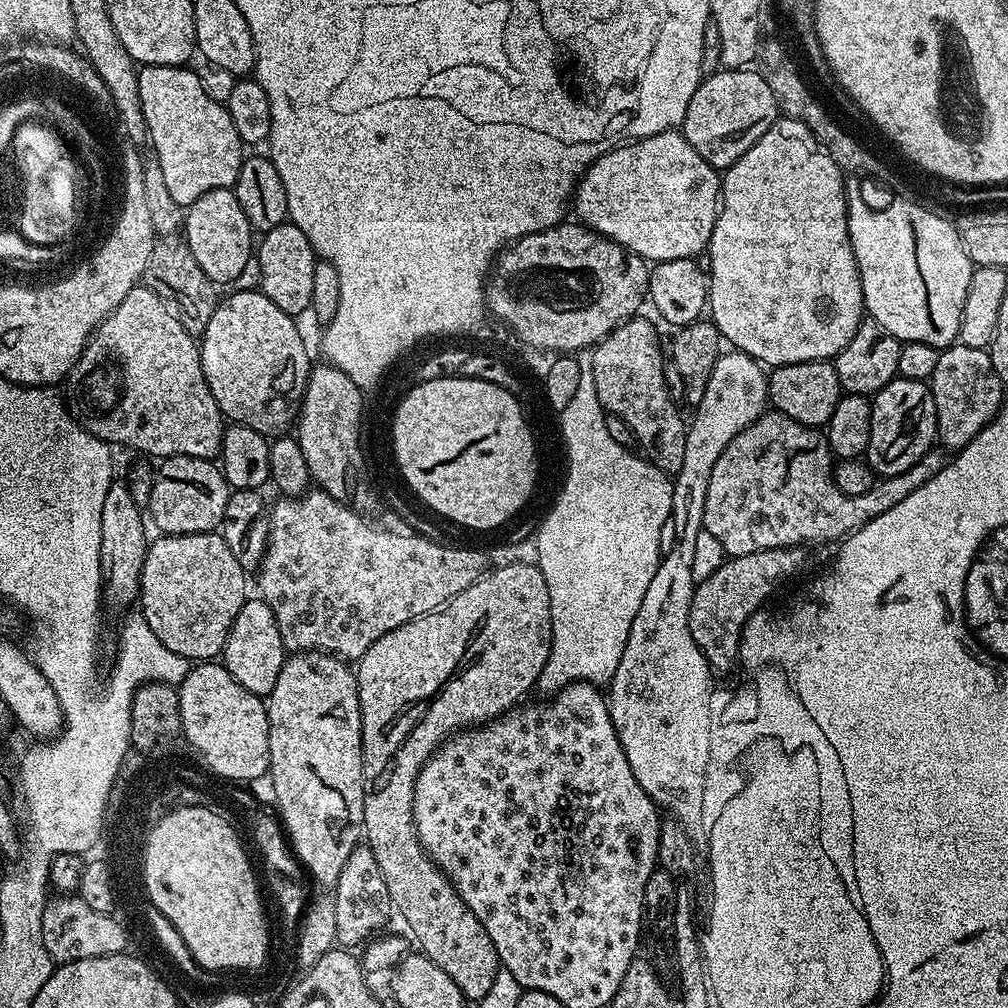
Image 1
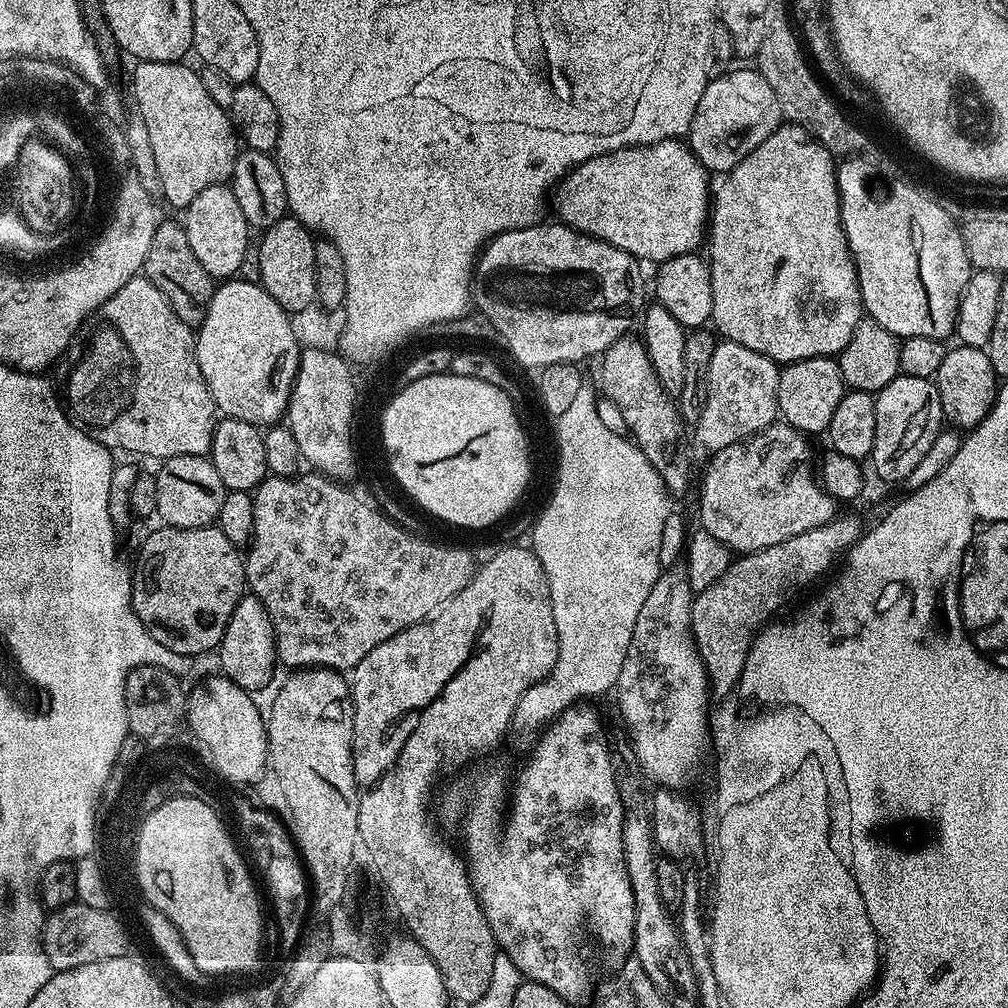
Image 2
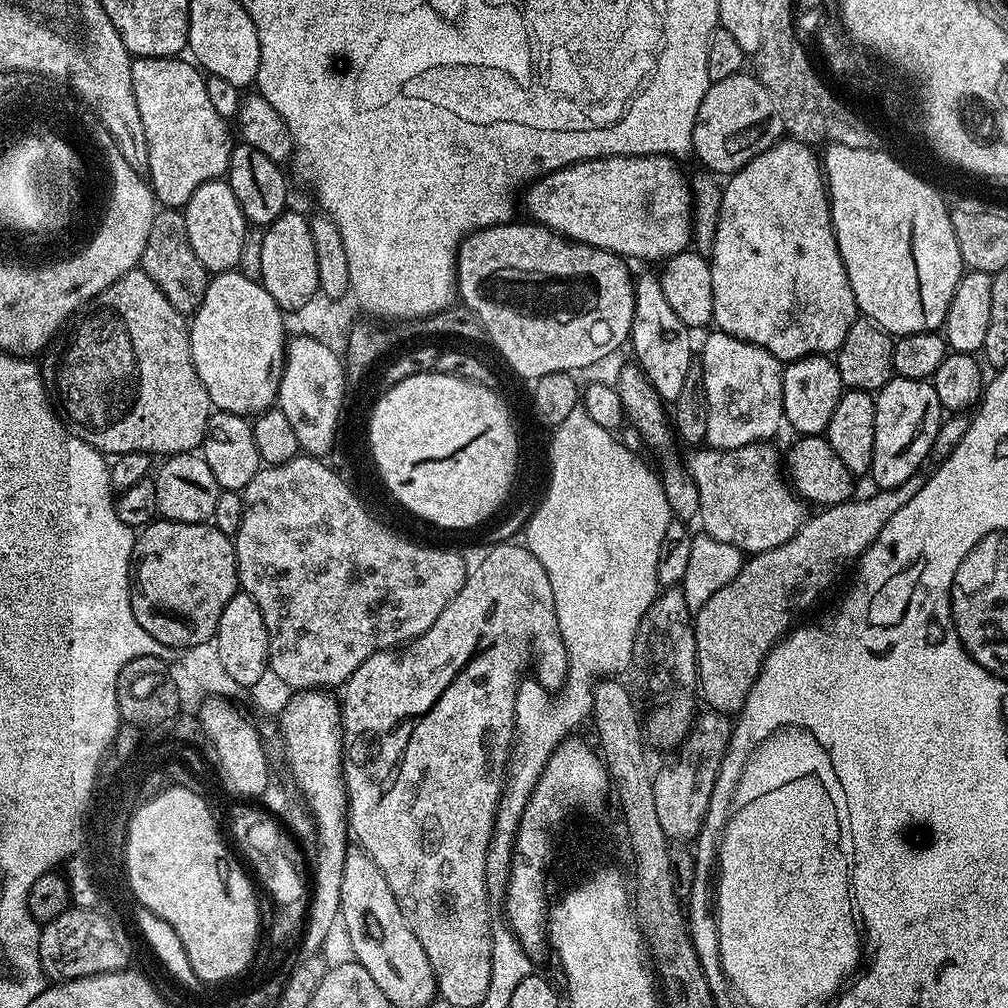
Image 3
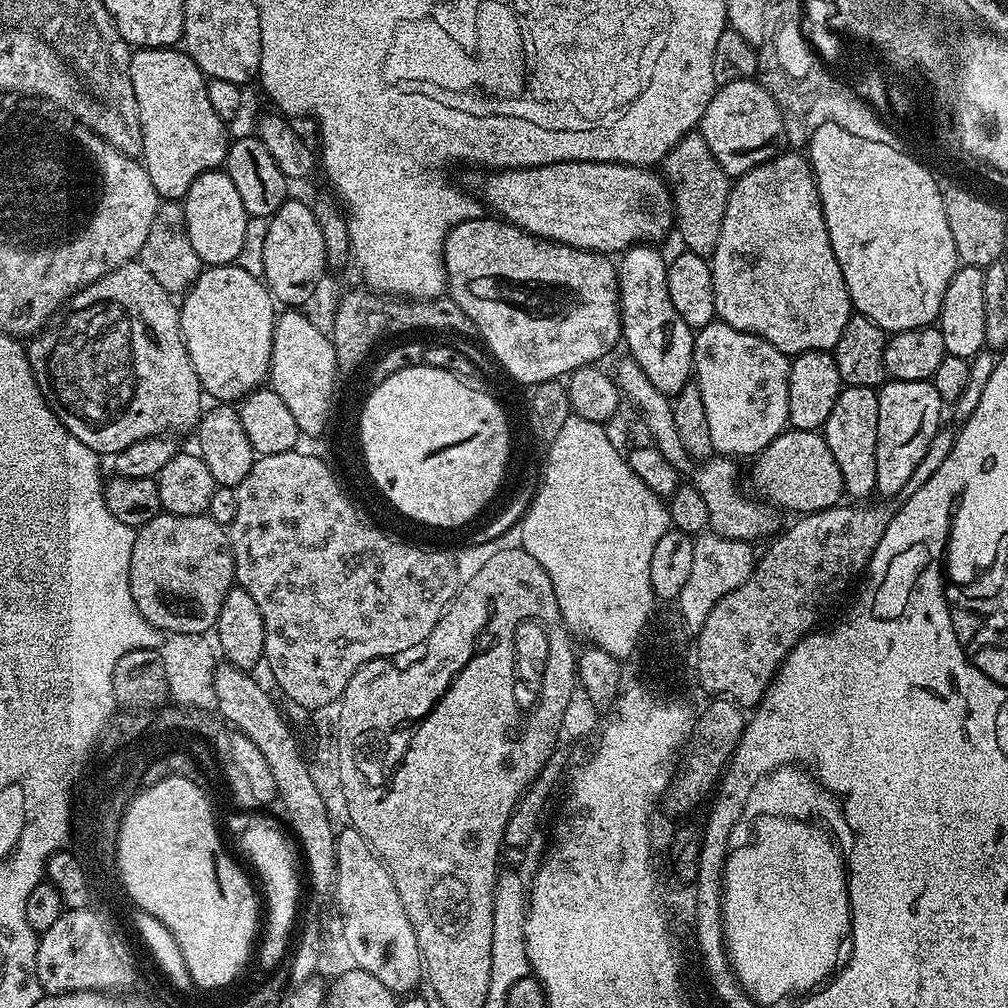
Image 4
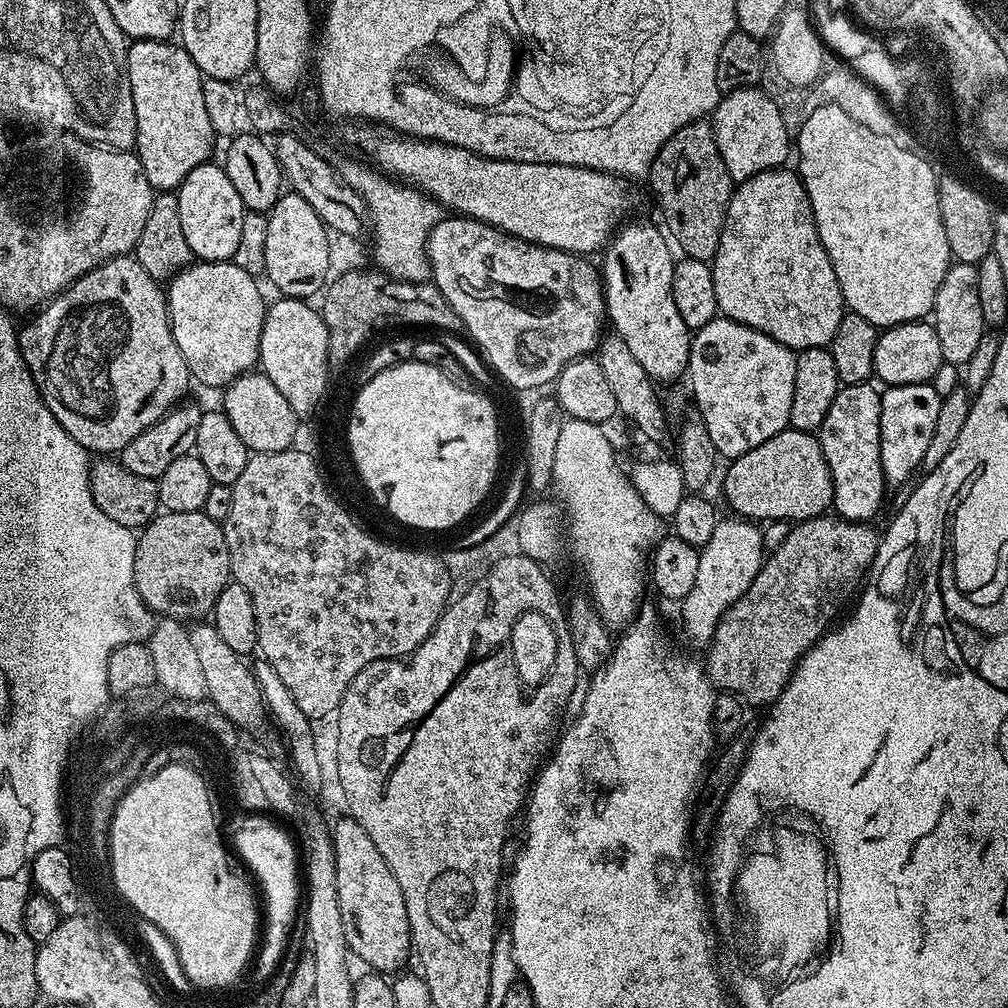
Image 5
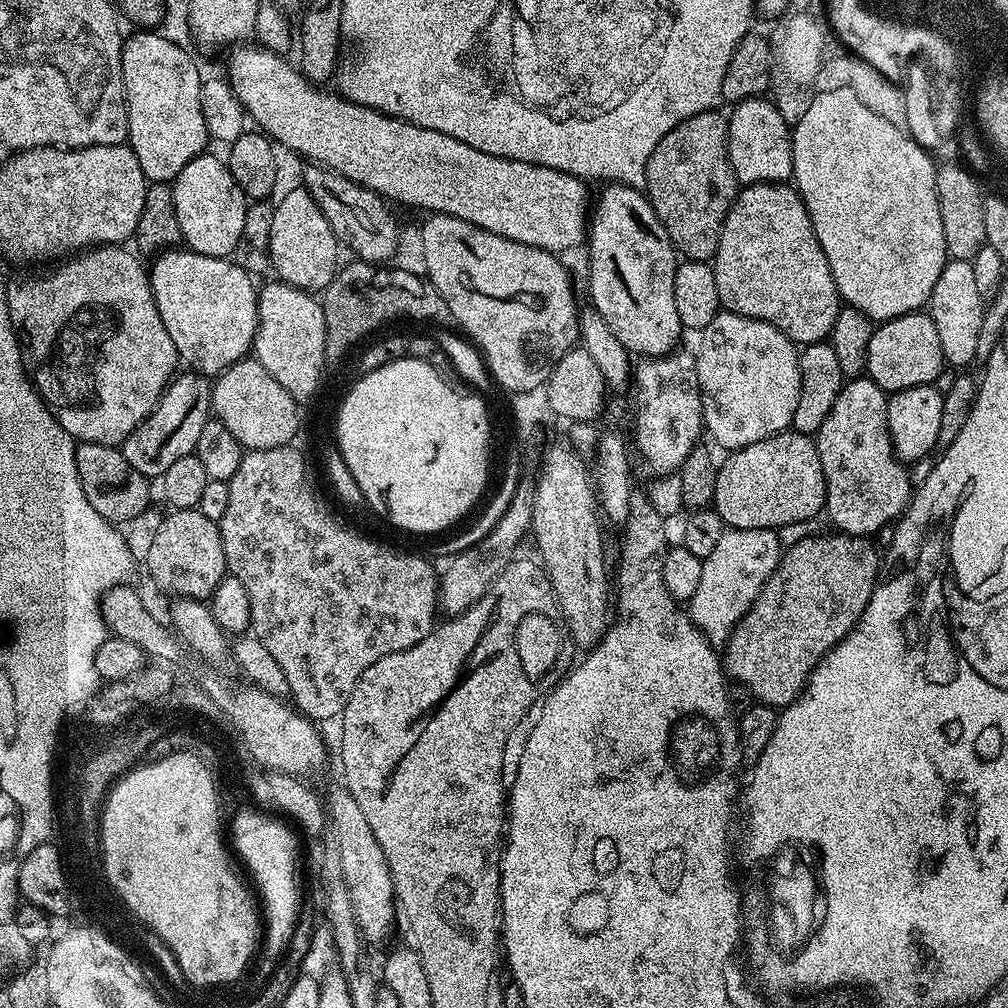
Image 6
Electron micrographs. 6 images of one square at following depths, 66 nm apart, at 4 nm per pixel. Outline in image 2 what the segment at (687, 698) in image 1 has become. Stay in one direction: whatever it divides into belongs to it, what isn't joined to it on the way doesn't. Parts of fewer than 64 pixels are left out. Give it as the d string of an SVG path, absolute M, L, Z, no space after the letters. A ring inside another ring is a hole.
M721 339L716 345L714 354L710 354L707 381L708 393L706 406L700 415L700 421L694 426L696 440L708 451L708 454L721 452L726 446L734 446L739 440L747 440L757 432L763 432L771 424L777 423L780 407L778 406L778 378L780 368L776 361L768 356L758 354L758 350L746 350L738 342ZM665 571L659 582L646 598L646 606L642 606L642 614L638 614L638 622L634 622L634 638L630 638L630 650L626 654L626 662L622 662L622 674L616 679L615 695L620 695L620 716L624 719L624 728L628 731L628 740L632 743L632 752L640 763L640 768L652 780L657 780L657 785L665 789L679 789L679 784L695 770L700 762L700 756L708 734L708 696L710 697L710 681L707 669L704 667L700 652L696 649L696 639L692 633L692 602L694 593L688 585L688 577L683 571Z

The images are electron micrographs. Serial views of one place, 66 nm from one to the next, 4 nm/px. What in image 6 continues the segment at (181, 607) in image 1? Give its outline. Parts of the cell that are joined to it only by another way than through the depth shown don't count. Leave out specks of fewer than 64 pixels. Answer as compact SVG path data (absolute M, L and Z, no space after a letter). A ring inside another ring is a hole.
M196 507L178 508L163 517L146 562L147 575L155 579L164 592L186 600L207 601L228 572L220 526L210 522L210 518L204 517Z

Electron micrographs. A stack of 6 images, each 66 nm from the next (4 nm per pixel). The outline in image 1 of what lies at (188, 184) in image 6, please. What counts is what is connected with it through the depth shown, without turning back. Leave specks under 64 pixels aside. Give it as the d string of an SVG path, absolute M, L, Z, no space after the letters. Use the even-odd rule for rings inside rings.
M232 188L210 190L187 205L182 236L198 266L202 266L217 286L231 285L232 280L242 274L246 262L254 259L254 229Z

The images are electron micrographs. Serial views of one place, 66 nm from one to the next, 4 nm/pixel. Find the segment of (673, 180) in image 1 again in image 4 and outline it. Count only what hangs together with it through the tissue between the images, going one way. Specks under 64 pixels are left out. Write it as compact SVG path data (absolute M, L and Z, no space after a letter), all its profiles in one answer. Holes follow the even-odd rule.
M571 160L557 164L537 164L535 168L505 168L493 171L484 180L485 205L493 208L499 219L541 236L544 240L557 240L559 244L569 244L584 248L588 252L605 254L623 253L625 250L645 242L660 242L664 235L674 228L672 194L664 183L663 175L648 168L638 168L634 164L607 164L589 160Z

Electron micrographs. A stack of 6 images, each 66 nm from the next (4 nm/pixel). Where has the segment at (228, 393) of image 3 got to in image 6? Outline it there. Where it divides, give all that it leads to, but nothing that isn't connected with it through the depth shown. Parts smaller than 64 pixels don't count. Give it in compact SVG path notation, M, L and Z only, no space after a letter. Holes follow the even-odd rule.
M165 250L150 264L150 283L158 314L162 314L162 326L174 341L177 357L185 365L208 378L225 372L231 364L245 359L253 351L258 318L258 288L252 285L253 277L242 266L222 256L203 256L191 250Z

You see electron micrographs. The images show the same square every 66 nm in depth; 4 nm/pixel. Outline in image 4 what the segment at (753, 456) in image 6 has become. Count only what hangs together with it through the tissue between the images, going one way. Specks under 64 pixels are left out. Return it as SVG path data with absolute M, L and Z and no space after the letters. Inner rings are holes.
M785 430L774 437L755 457L752 468L752 484L767 503L785 513L807 514L835 508L845 499L842 470L830 454L823 435L819 431L801 432Z

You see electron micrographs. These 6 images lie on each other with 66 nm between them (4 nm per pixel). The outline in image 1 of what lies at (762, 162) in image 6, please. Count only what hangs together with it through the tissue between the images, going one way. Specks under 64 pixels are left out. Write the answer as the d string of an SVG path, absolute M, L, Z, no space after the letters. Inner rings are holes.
M733 68L701 79L694 98L690 98L690 106L686 106L682 131L706 163L723 170L742 158L777 119L774 94L759 73L748 68Z

